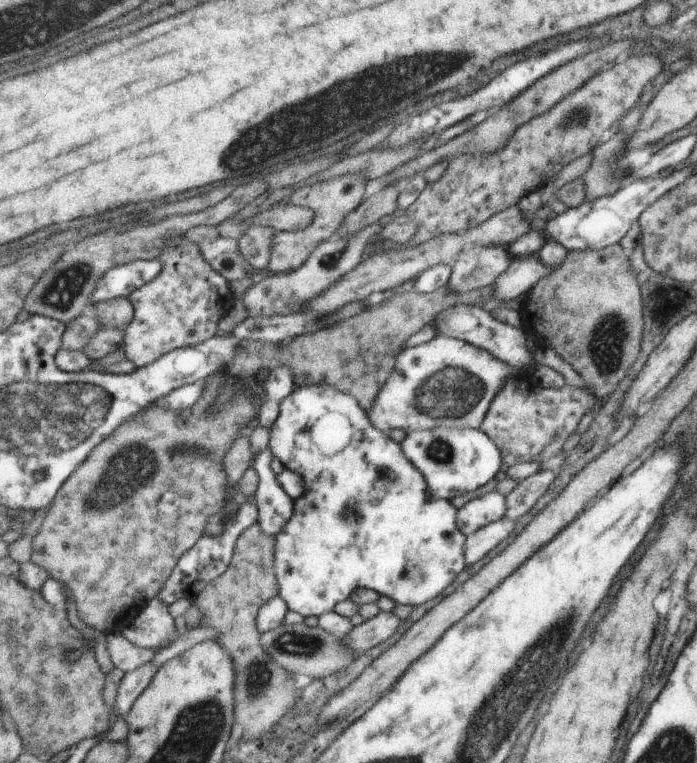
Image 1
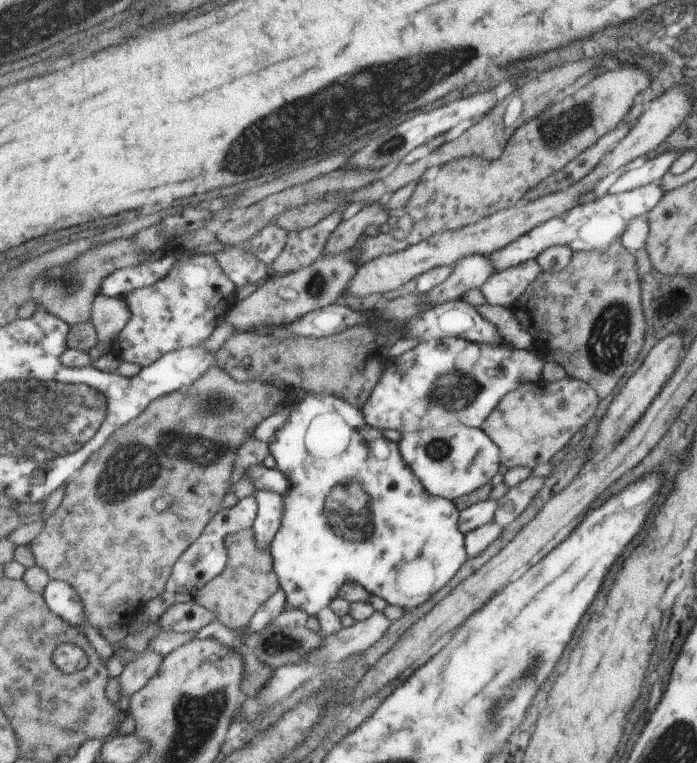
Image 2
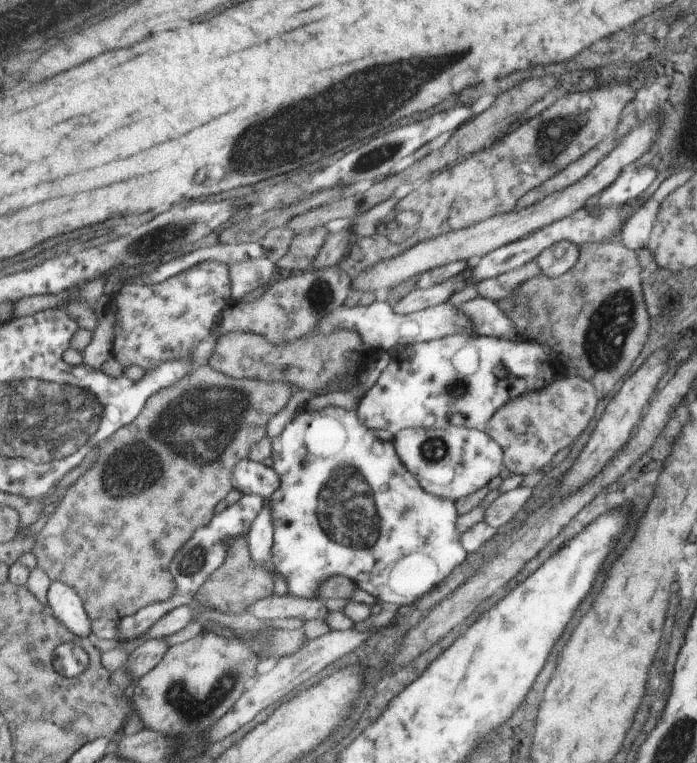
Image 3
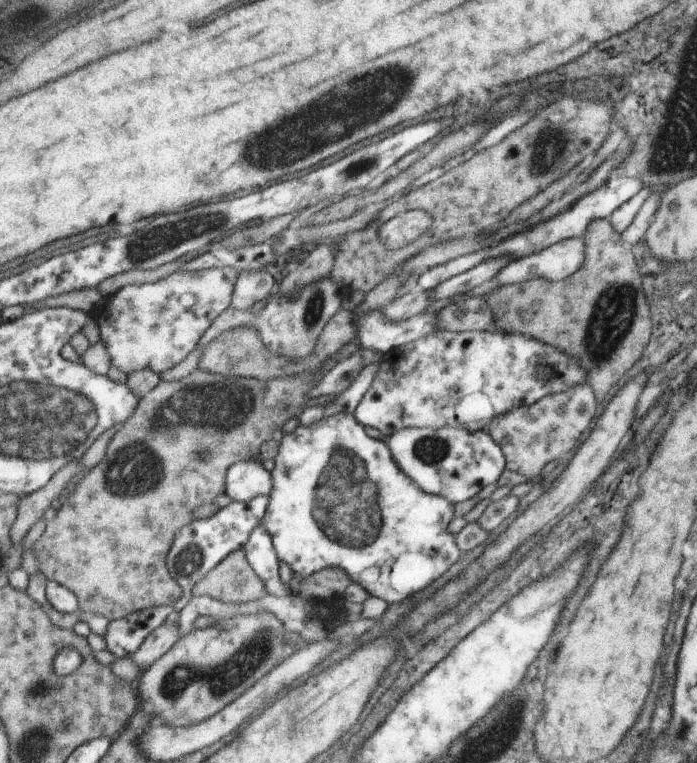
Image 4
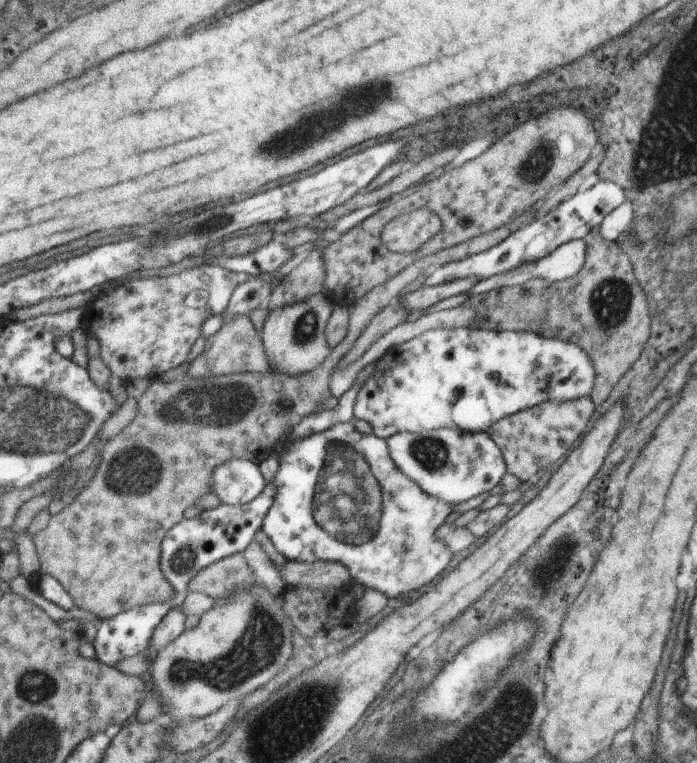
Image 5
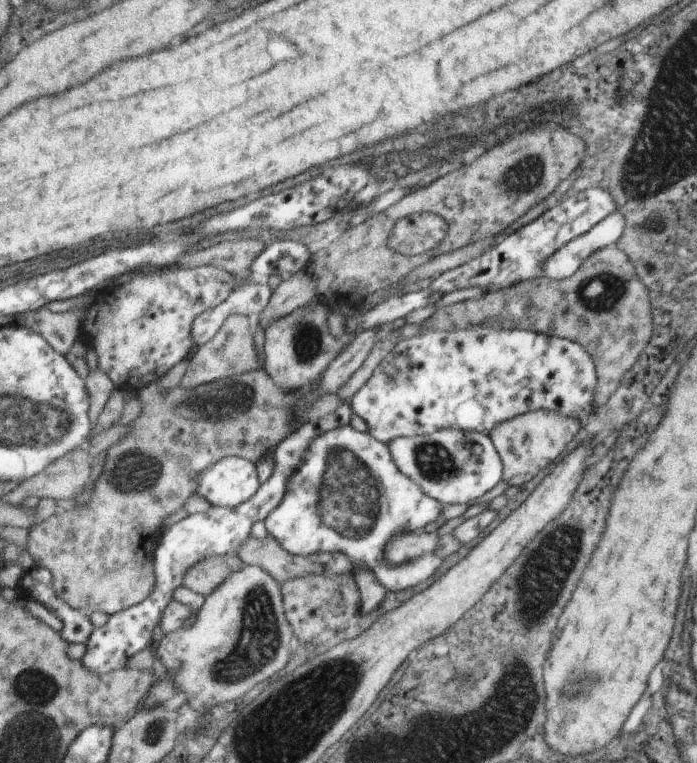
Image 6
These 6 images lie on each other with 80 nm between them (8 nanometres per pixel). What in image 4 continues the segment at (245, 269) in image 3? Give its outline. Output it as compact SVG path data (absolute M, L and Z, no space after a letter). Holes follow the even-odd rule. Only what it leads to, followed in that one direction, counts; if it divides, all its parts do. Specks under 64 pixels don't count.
M265 269L240 272L232 307L243 310L250 309L253 304L273 296L278 285L275 278L269 272L265 272Z

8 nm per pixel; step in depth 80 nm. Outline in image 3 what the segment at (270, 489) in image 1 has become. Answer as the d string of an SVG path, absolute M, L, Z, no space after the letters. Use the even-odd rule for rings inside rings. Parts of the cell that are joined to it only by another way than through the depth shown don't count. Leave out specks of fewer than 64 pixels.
M270 498L266 500L265 508L252 524L247 534L253 560L267 569L270 573L277 573L273 560L274 526Z

